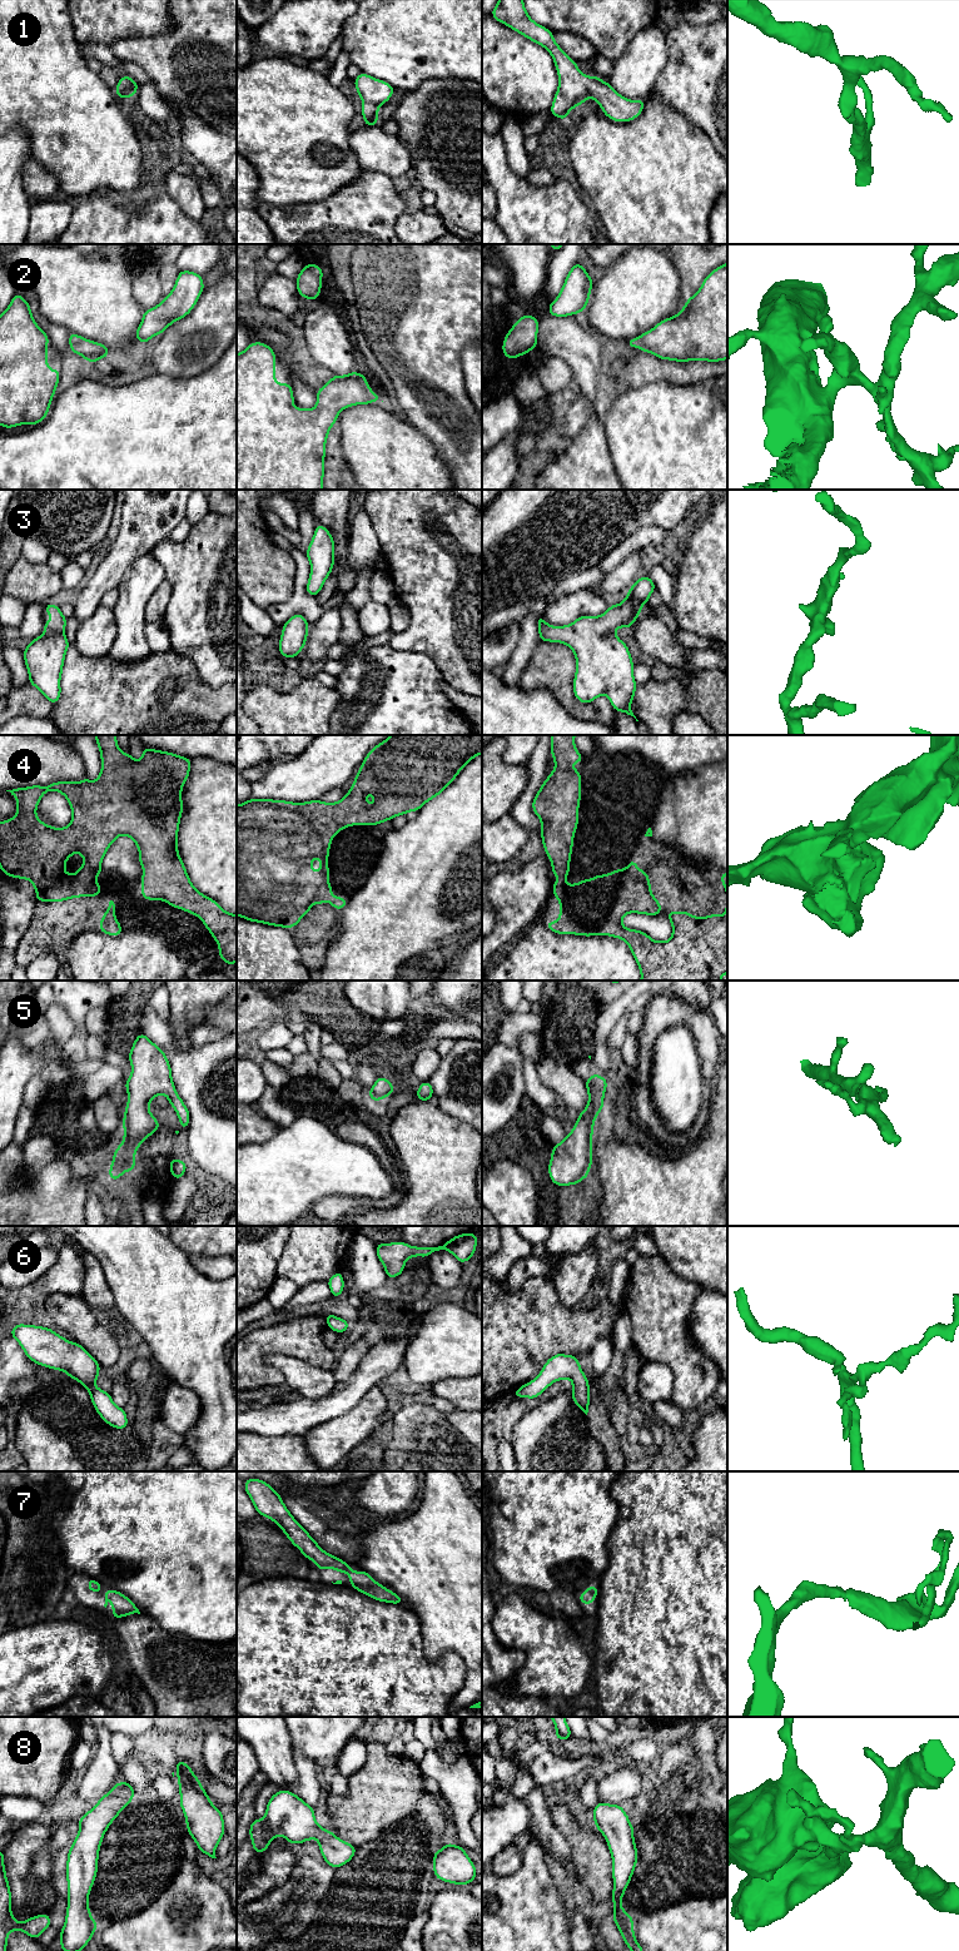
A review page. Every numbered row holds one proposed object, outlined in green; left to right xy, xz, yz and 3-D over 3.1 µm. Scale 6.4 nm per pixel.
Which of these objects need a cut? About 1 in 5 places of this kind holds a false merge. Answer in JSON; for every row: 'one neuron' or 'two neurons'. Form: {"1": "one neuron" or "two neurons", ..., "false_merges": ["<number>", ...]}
{"1": "one neuron", "2": "one neuron", "3": "one neuron", "4": "one neuron", "5": "one neuron", "6": "one neuron", "7": "one neuron", "8": "one neuron", "false_merges": []}

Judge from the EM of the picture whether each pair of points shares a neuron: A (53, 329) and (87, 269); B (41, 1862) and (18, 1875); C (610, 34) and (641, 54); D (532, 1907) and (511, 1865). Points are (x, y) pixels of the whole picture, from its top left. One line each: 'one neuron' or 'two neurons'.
A: two neurons
B: two neurons
C: two neurons
D: two neurons

